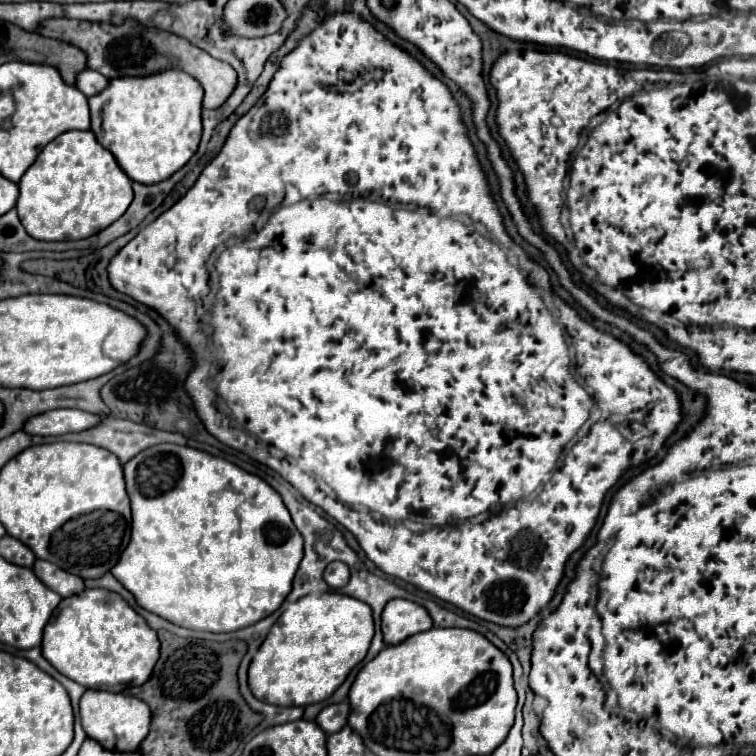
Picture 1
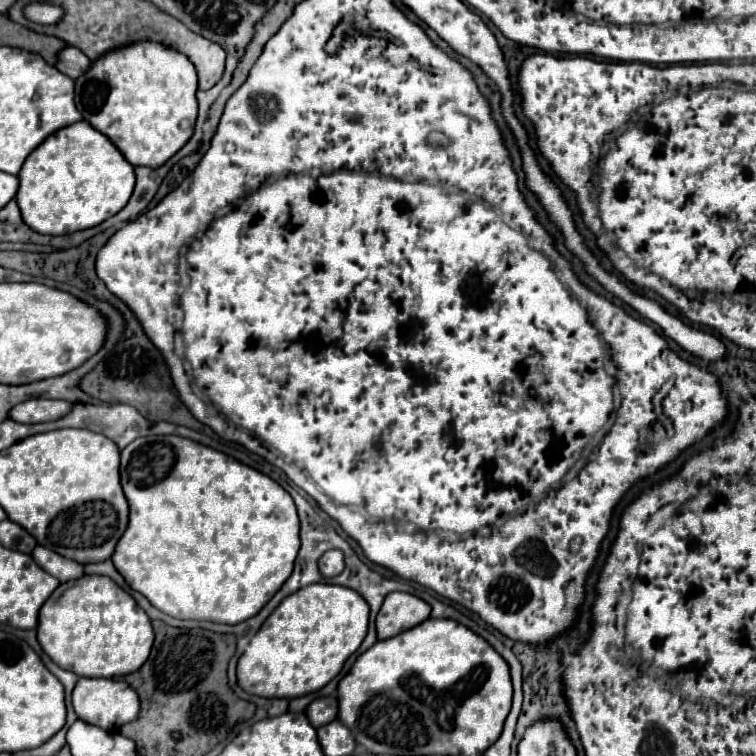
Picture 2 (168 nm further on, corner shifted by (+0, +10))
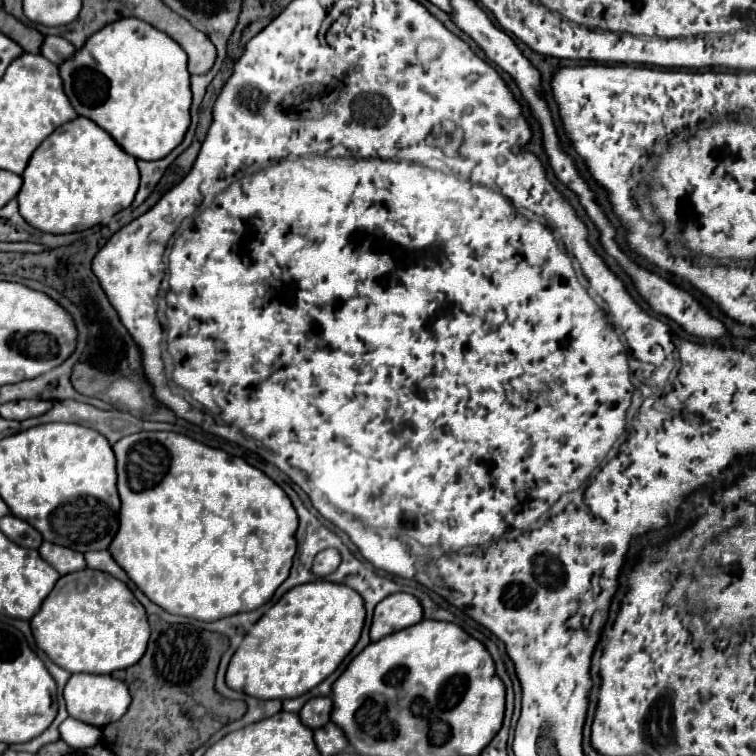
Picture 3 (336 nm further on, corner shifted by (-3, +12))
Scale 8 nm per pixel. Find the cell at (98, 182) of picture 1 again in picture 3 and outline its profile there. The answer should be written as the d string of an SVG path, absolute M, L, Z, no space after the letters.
M77 116L75 120L57 128L31 156L25 172L23 172L23 186L17 194L19 200L19 214L31 224L33 228L49 234L69 234L81 232L91 226L106 225L111 218L125 210L139 188L139 168L133 156L129 156L123 148L115 144L115 140L103 130L93 124L93 120Z

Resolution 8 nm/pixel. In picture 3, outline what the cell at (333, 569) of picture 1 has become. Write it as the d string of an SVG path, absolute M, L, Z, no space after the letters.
M327 548L327 550L321 550L315 560L313 560L313 566L311 566L311 572L319 578L325 578L329 574L333 574L337 570L337 566L341 564L341 556L335 548Z

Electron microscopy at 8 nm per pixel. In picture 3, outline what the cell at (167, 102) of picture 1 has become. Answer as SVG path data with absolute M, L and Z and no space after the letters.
M125 18L107 24L101 32L95 32L85 48L75 50L75 54L59 64L59 76L63 80L65 94L77 114L93 120L99 128L105 128L113 140L125 152L139 160L161 160L173 148L177 148L189 128L191 116L191 88L187 72L187 54L177 46L177 42L165 36L161 30L145 24L137 18Z

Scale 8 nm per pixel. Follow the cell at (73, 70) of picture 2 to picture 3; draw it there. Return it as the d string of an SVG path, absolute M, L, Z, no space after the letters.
M45 36L43 44L41 44L41 54L51 60L53 64L61 64L65 58L69 58L75 52L73 44L69 44L67 40L59 38L59 36Z

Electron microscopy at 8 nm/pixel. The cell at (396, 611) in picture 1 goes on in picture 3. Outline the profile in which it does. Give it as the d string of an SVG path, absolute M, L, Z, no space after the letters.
M393 594L377 604L371 624L371 640L381 640L397 630L409 628L423 620L423 608L411 594Z

